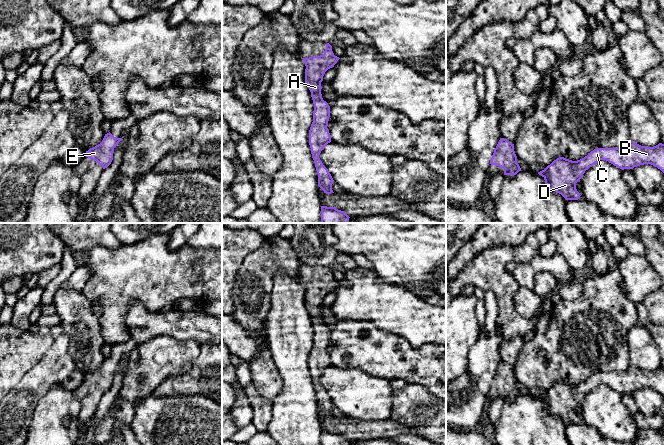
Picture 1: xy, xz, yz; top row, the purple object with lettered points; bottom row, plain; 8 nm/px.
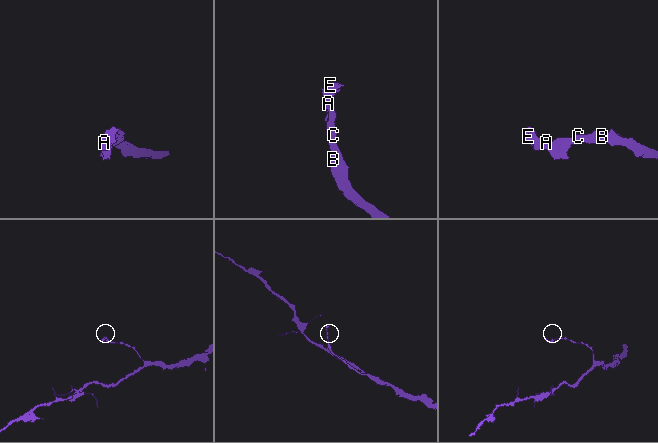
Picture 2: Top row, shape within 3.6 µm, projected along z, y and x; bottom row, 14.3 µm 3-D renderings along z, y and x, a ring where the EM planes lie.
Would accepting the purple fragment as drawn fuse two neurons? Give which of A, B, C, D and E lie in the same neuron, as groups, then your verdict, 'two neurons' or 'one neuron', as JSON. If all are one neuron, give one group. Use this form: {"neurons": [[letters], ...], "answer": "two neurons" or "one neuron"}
{"neurons": [["A", "B", "C", "D", "E"]], "answer": "one neuron"}

